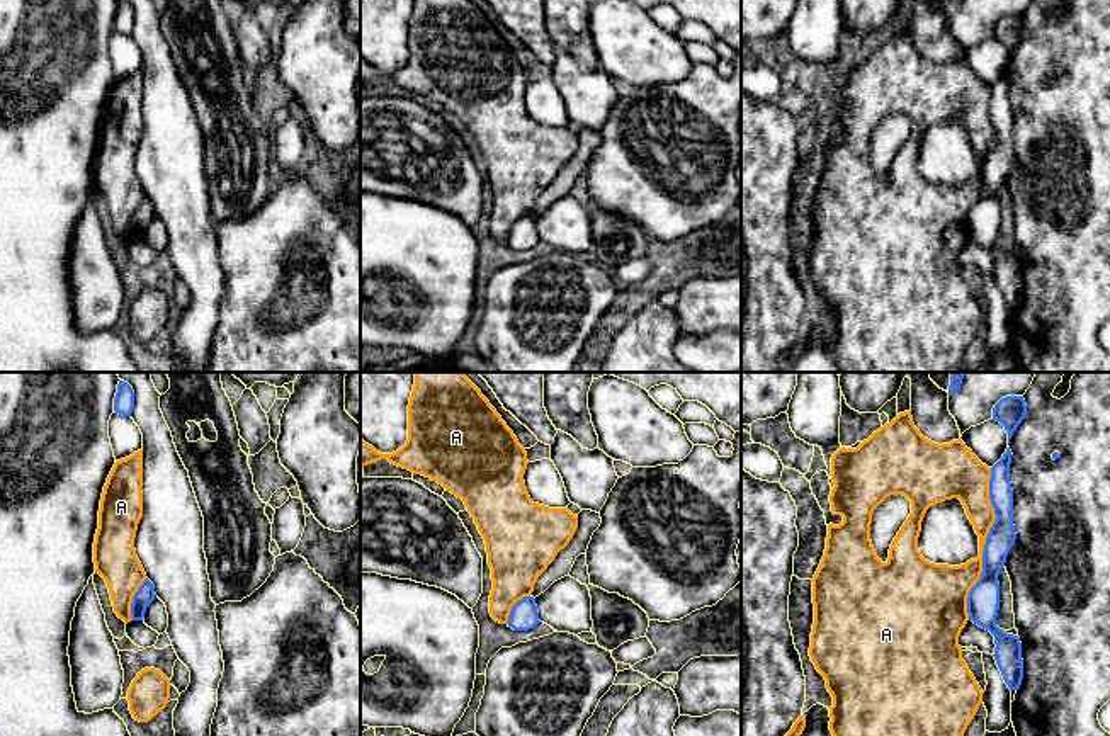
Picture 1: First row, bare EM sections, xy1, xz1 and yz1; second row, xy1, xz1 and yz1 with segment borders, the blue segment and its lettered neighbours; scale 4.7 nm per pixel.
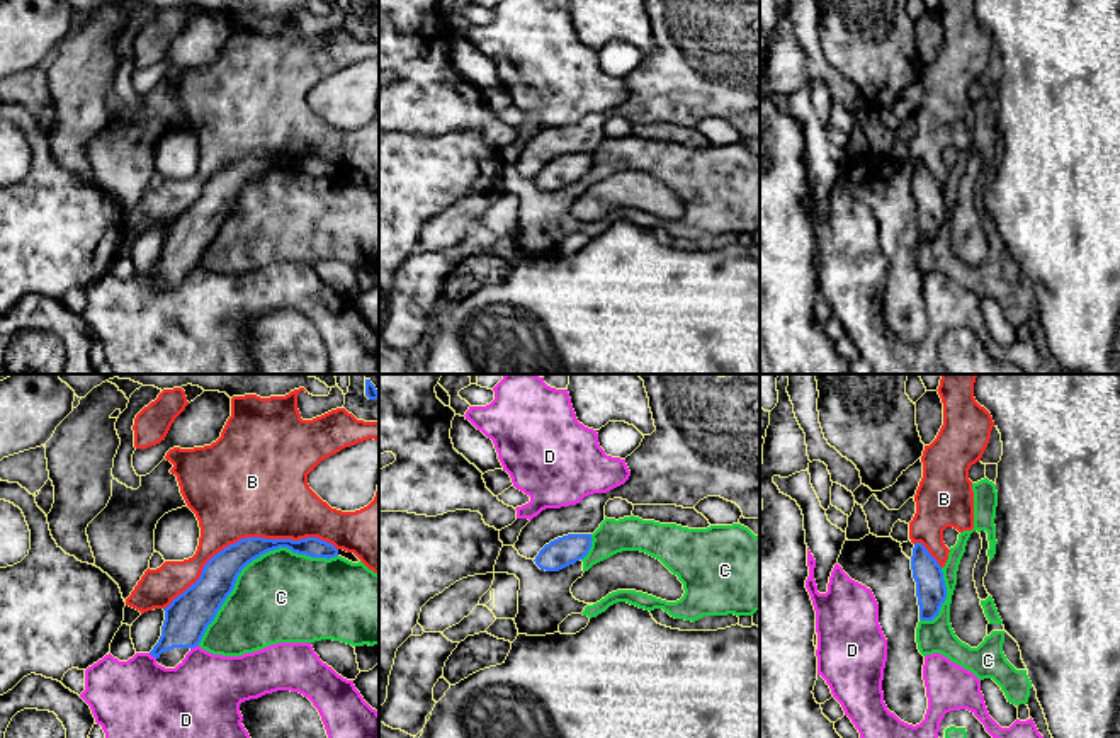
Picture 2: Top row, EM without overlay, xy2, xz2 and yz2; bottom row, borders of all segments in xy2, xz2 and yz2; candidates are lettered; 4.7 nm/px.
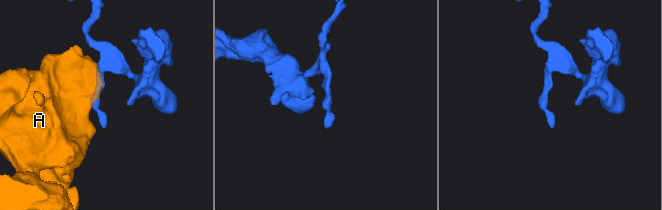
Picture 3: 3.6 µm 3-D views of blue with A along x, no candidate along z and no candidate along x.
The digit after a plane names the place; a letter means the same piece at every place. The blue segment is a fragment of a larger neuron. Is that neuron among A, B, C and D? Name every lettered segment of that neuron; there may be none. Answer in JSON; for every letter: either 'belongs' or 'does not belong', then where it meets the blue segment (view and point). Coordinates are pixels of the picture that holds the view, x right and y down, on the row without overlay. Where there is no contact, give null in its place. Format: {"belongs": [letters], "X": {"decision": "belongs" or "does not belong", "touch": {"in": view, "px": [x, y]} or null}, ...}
{"belongs": [], "A": {"decision": "does not belong", "touch": {"in": "yz1", "px": [985, 164]}}, "B": {"decision": "does not belong", "touch": {"in": "xy2", "px": [247, 157]}}, "C": {"decision": "does not belong", "touch": {"in": "xy2", "px": [252, 179]}}, "D": {"decision": "does not belong", "touch": {"in": "xy2", "px": [194, 266]}}}

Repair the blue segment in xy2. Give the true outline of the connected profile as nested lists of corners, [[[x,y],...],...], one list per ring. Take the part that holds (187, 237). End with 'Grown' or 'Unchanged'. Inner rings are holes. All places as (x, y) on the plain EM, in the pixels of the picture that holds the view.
[[[245,156],[229,163],[204,184],[195,202],[163,228],[161,255],[150,270],[156,282],[165,287],[175,287],[182,282],[185,274],[199,265],[207,245],[233,211],[241,189],[262,173],[279,167],[311,177],[330,179],[338,175],[338,168],[333,163],[318,156],[299,160]]]. Grown

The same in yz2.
[[[916,162],[911,175],[911,189],[916,201],[919,238],[933,240],[947,218],[942,185],[921,162]]]. Unchanged

